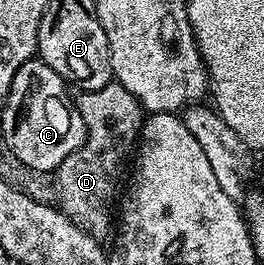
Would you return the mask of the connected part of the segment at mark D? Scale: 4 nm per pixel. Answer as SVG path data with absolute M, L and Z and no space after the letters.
M116 82L103 86L103 90L78 91L75 103L85 119L85 144L52 173L53 188L57 191L55 204L75 226L87 234L105 238L115 224L115 205L119 200L117 183L121 180L125 159L138 143L143 109L135 94Z

